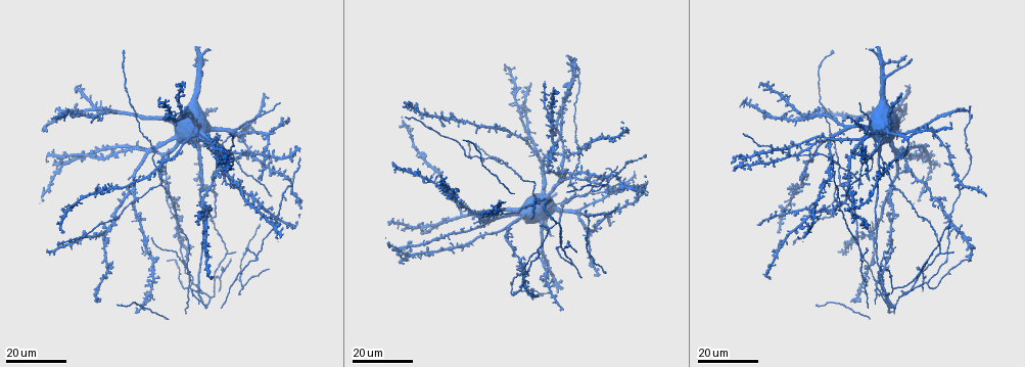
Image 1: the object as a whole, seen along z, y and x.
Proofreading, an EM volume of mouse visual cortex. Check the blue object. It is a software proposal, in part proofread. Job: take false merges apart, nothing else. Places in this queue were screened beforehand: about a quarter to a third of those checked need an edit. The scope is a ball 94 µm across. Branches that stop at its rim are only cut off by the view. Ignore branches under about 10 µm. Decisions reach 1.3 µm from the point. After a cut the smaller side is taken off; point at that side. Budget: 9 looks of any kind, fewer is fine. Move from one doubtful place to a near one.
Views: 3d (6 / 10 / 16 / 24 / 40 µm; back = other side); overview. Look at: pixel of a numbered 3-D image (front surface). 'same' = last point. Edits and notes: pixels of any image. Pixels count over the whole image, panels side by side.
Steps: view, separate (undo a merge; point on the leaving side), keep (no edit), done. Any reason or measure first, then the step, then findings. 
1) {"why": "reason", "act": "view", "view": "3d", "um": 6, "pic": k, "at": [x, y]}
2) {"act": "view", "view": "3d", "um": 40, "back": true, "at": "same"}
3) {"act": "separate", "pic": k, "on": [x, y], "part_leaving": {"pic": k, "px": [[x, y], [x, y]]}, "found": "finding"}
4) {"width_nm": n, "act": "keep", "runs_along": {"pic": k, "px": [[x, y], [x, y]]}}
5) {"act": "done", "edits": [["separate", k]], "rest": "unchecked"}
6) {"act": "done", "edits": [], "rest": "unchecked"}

{"why": "branch point", "act": "view", "view": "3d", "um": 16, "pic": 1, "at": [925, 281]}

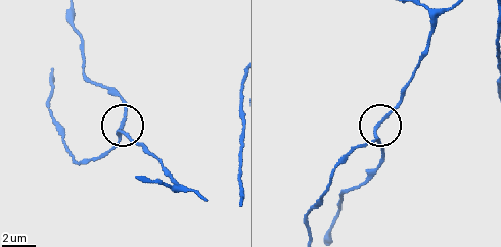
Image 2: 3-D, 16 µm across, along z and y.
{"act": "view", "view": "3d", "um": 6, "pic": 2, "at": [376, 136]}

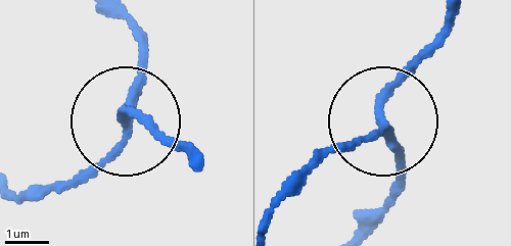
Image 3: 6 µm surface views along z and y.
{"act": "view", "view": "3d", "um": 6, "back": true, "pic": 3, "at": [382, 121]}

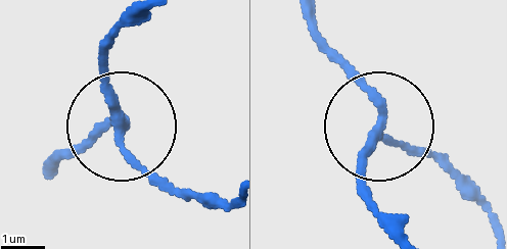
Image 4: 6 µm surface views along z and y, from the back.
{"side_arm_um": 24, "act": "keep", "runs_along": {"pic": 4, "px": [[130, 21], [108, 55], [108, 99], [123, 143], [171, 194]]}, "found": "continuous, no second neuron"}

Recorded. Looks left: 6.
{"why": "looks like a crossing", "act": "view", "view": "3d", "um": 16, "pic": 1, "at": [273, 215]}

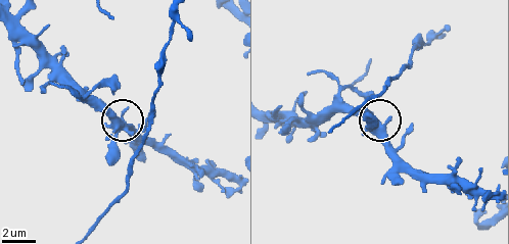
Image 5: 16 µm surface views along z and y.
{"act": "view", "view": "3d", "um": 10, "pic": 5, "at": [120, 128]}

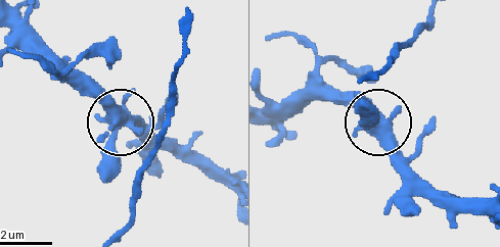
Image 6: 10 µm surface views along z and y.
{"act": "keep", "runs_along": {"pic": 6, "px": [[9, 11], [122, 124], [141, 124], [172, 137]]}, "found": "continuous, no second neuron"}

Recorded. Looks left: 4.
{"why": "looks like a crossing", "act": "view", "view": "3d", "um": 24, "pic": 1, "at": [887, 133]}

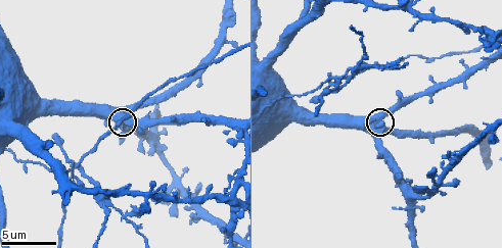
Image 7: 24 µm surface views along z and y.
{"act": "view", "view": "3d", "um": 10, "pic": 7, "at": [382, 116]}

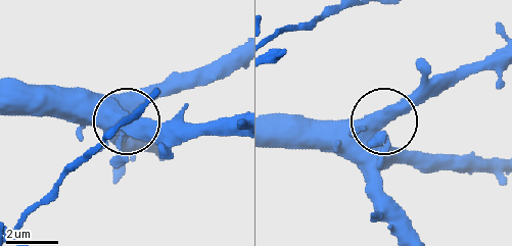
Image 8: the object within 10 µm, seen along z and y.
{"width_nm": 480, "act": "keep", "found": "all the same neuron"}

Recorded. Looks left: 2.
{"why": "branch point", "act": "view", "view": "3d", "um": 16, "pic": 1, "at": [215, 274]}

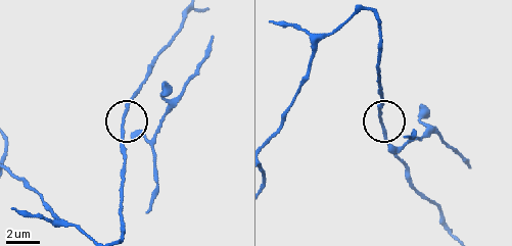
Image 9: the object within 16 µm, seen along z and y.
{"act": "view", "view": "3d", "um": 6, "pic": 9, "at": [125, 110]}

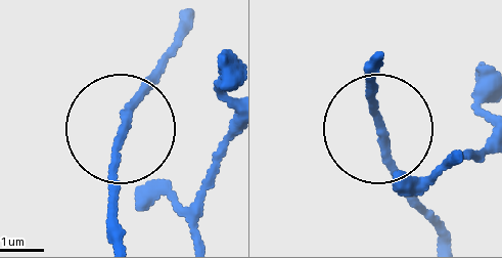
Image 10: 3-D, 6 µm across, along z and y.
{"arms": 3, "act": "keep", "runs_along": {"pic": 10, "px": [[190, 25], [125, 113], [139, 208]]}, "found": "one neuron here"}

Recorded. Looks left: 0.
{"act": "done", "edits": [], "rest": "unchecked"}

